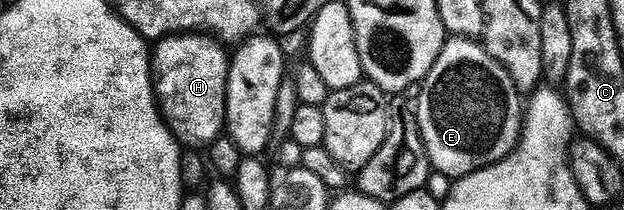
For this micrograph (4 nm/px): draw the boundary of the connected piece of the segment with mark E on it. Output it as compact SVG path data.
M447 37L432 72L417 91L418 123L430 165L452 180L504 160L522 137L523 95L507 70L499 69L497 78L486 67L494 65L494 57L478 42Z

